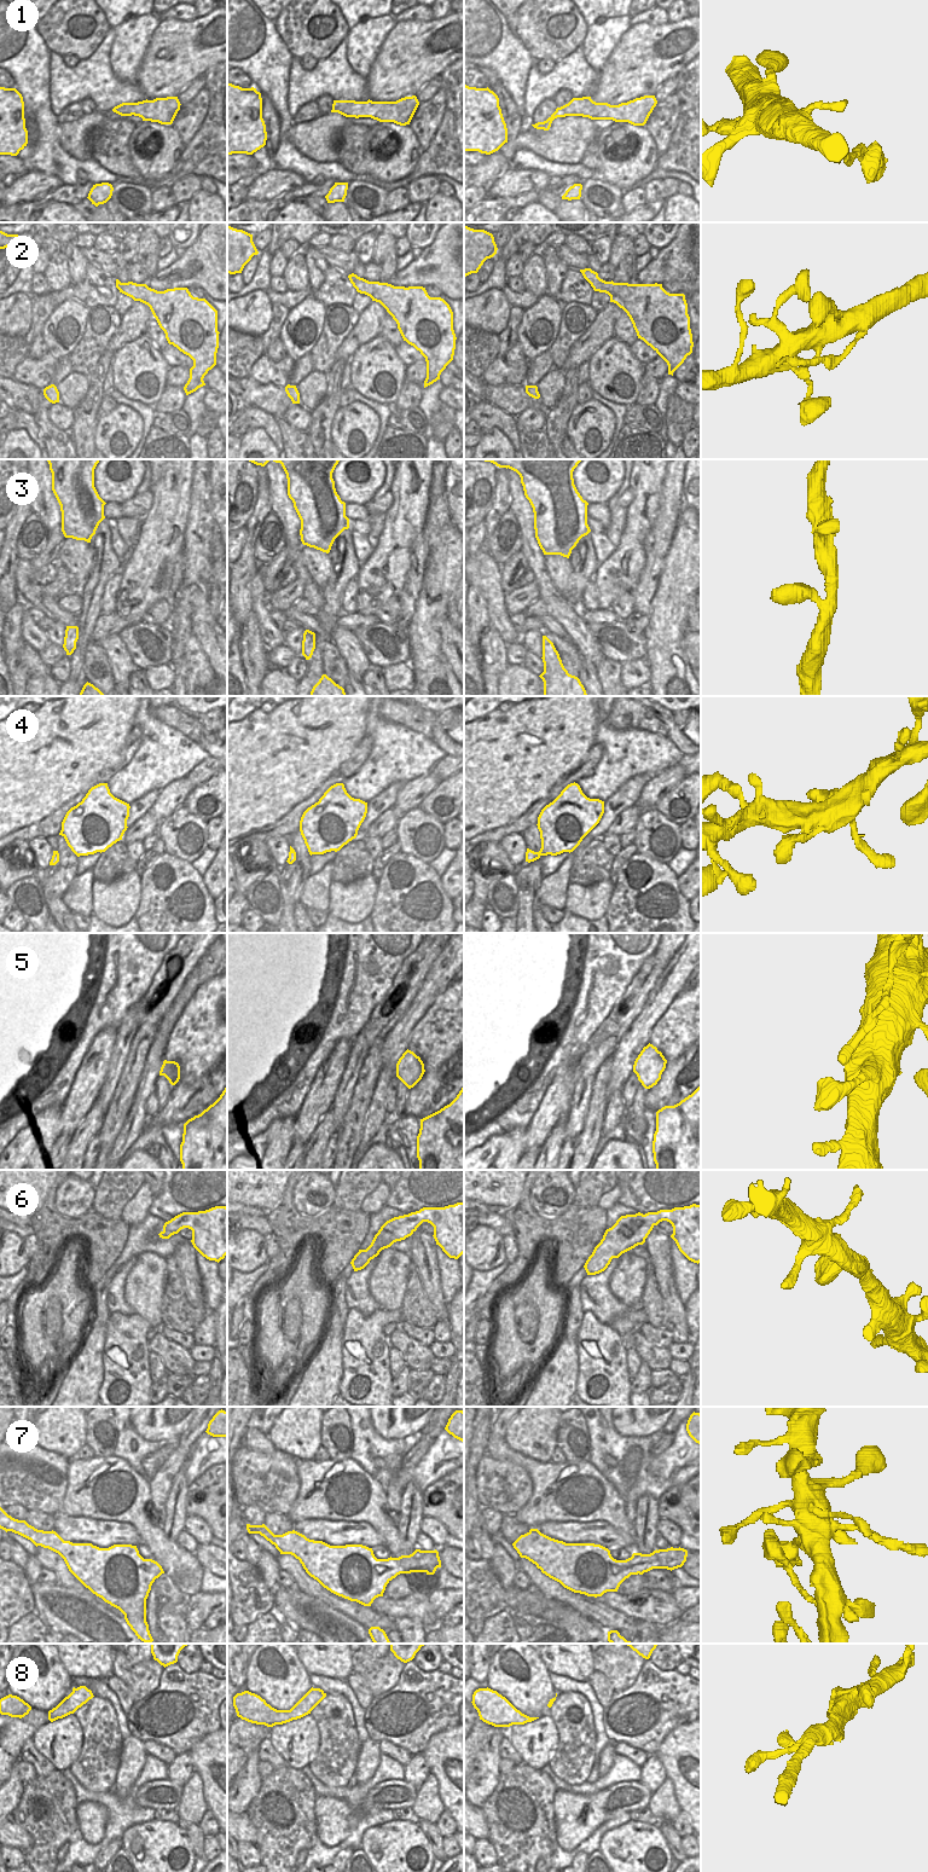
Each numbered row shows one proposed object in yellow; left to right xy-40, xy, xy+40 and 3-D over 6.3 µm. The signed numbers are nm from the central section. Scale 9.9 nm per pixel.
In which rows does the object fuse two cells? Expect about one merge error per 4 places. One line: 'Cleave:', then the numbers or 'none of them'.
Cleave: 5, 7

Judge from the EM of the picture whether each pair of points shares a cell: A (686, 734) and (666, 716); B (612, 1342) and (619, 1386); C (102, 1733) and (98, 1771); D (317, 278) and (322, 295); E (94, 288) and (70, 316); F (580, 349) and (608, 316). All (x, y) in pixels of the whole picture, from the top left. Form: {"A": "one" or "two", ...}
{"A": "one", "B": "one", "C": "one", "D": "two", "E": "two", "F": "one"}

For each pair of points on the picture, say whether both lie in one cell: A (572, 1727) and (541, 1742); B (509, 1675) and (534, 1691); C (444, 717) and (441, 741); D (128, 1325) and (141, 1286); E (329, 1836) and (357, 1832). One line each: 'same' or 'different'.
A: different
B: same
C: different
D: different
E: different

